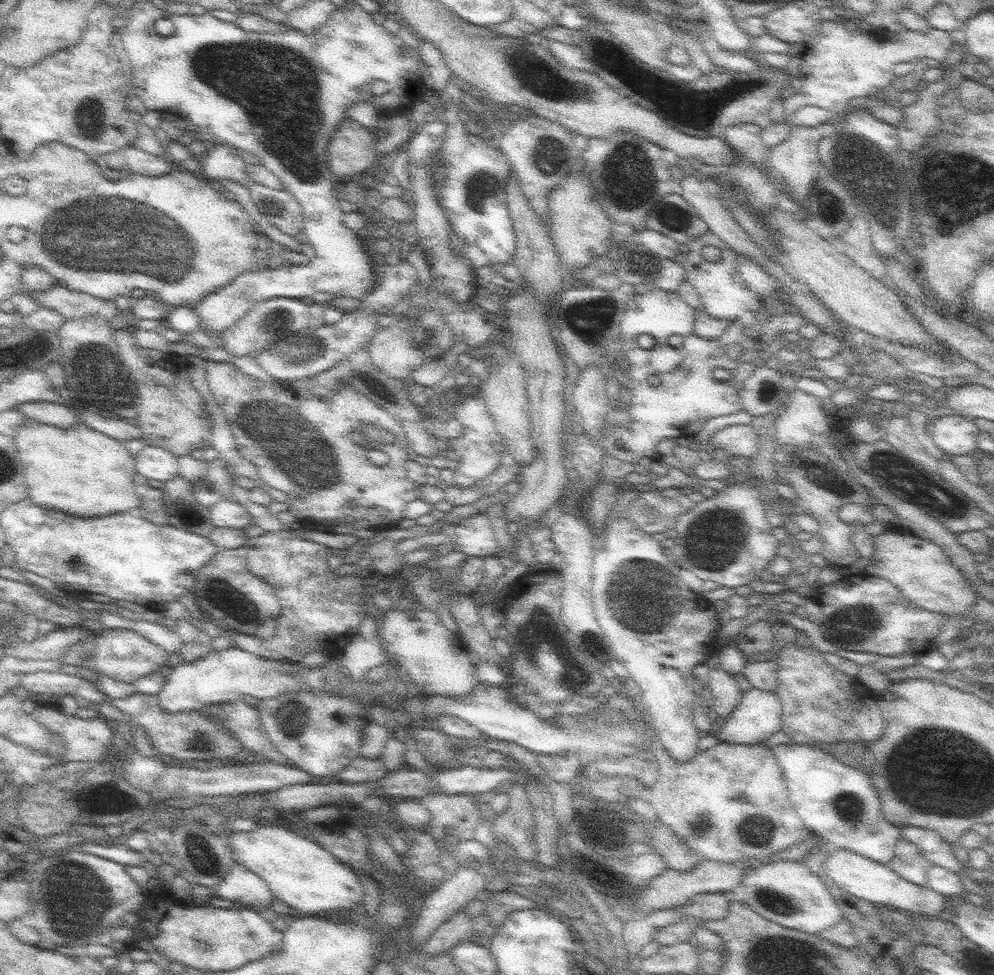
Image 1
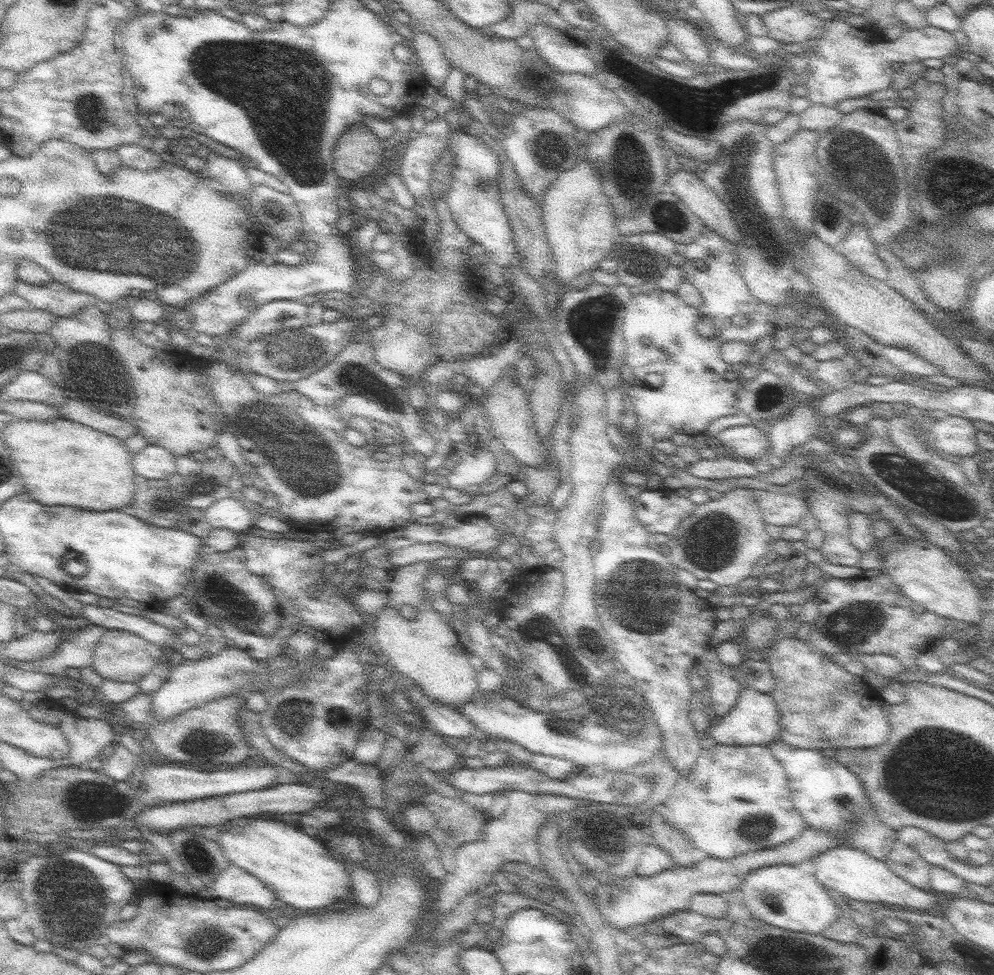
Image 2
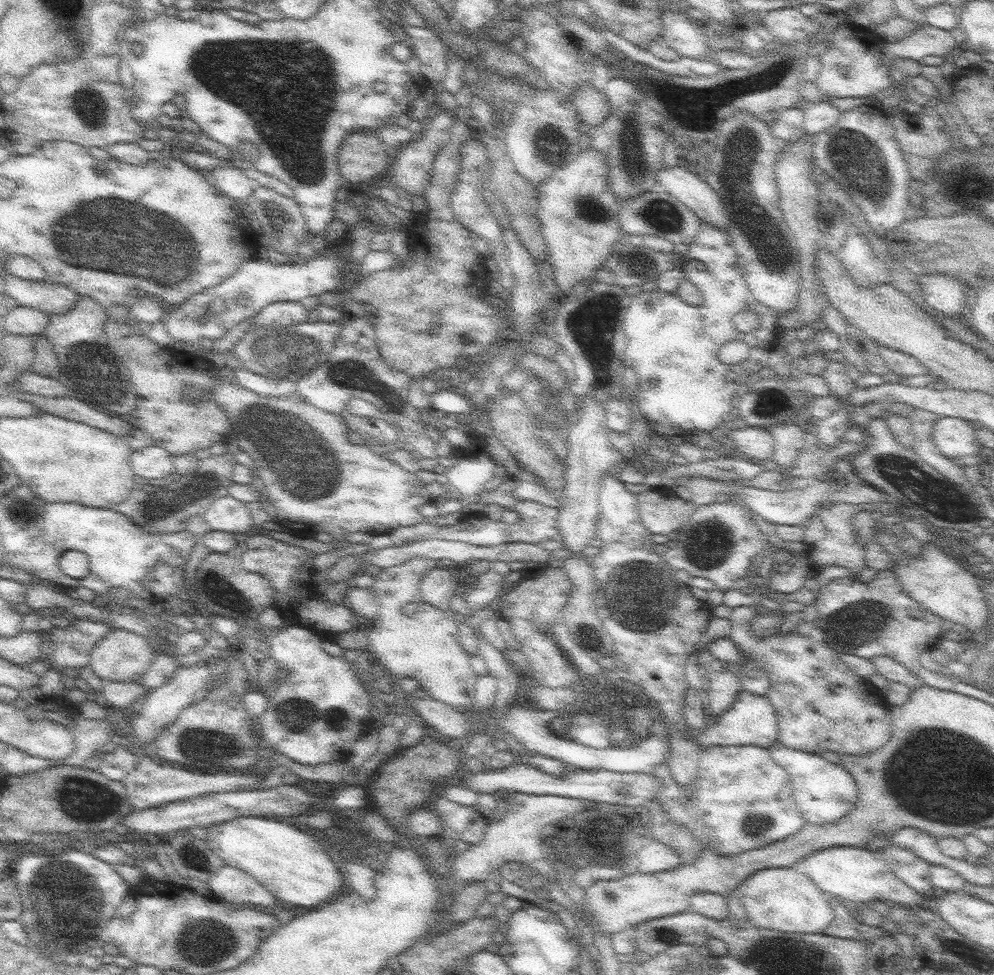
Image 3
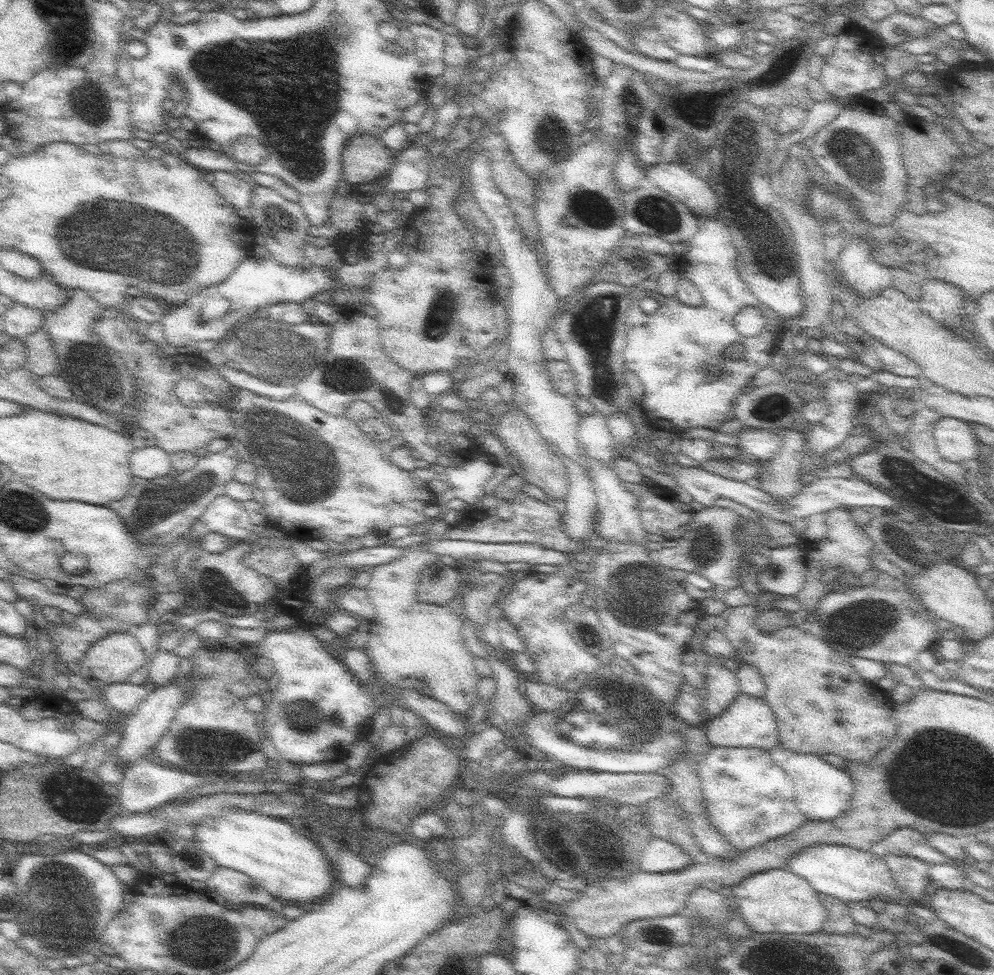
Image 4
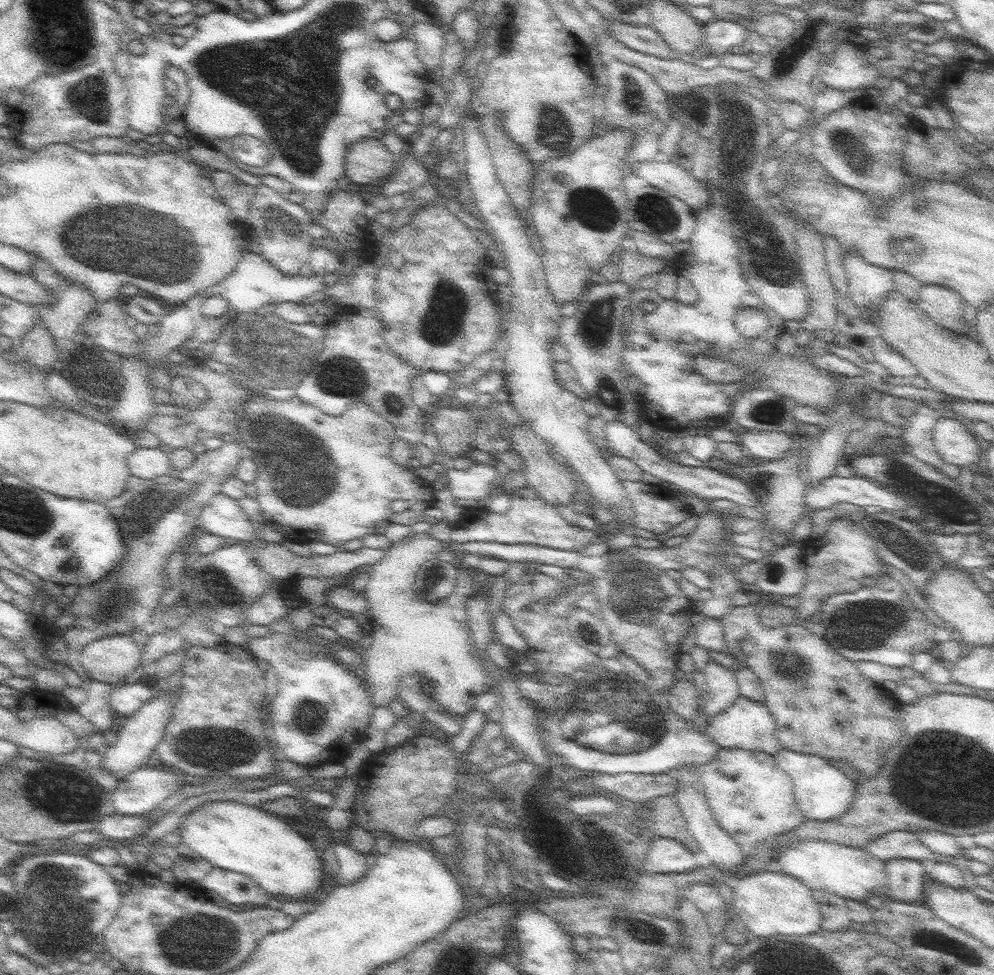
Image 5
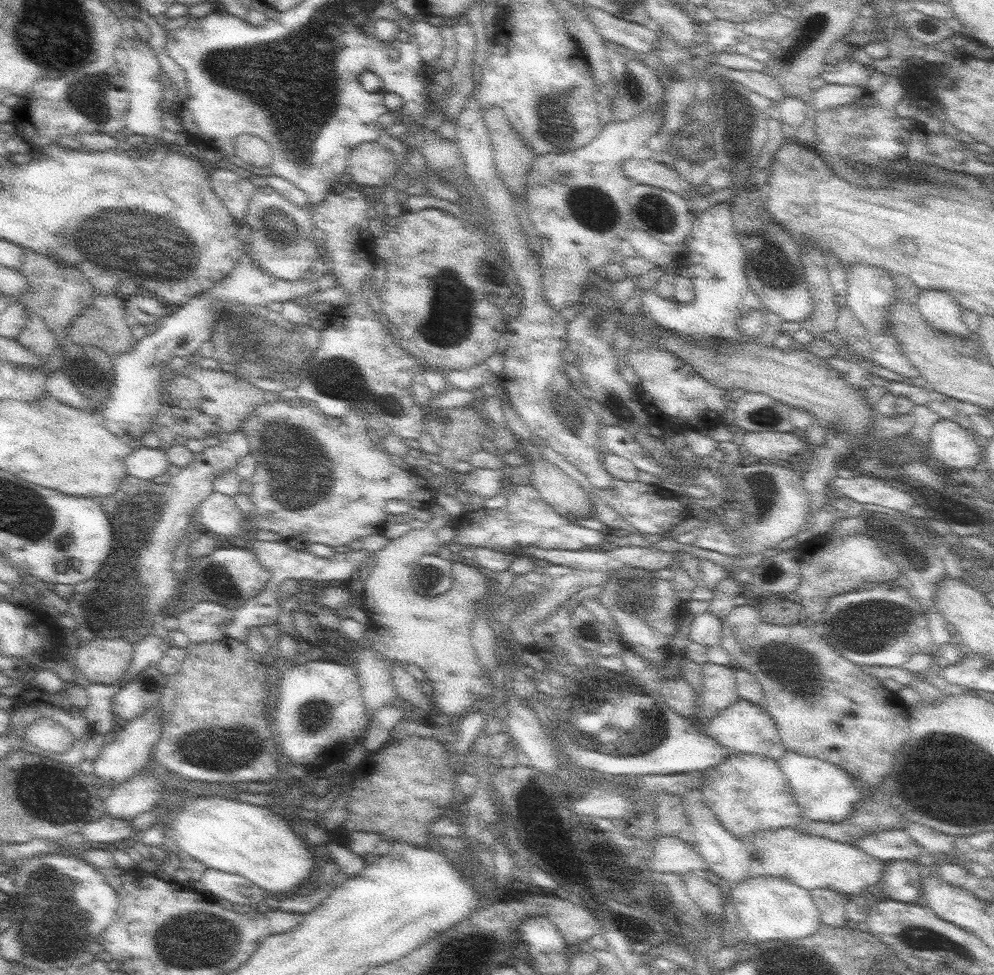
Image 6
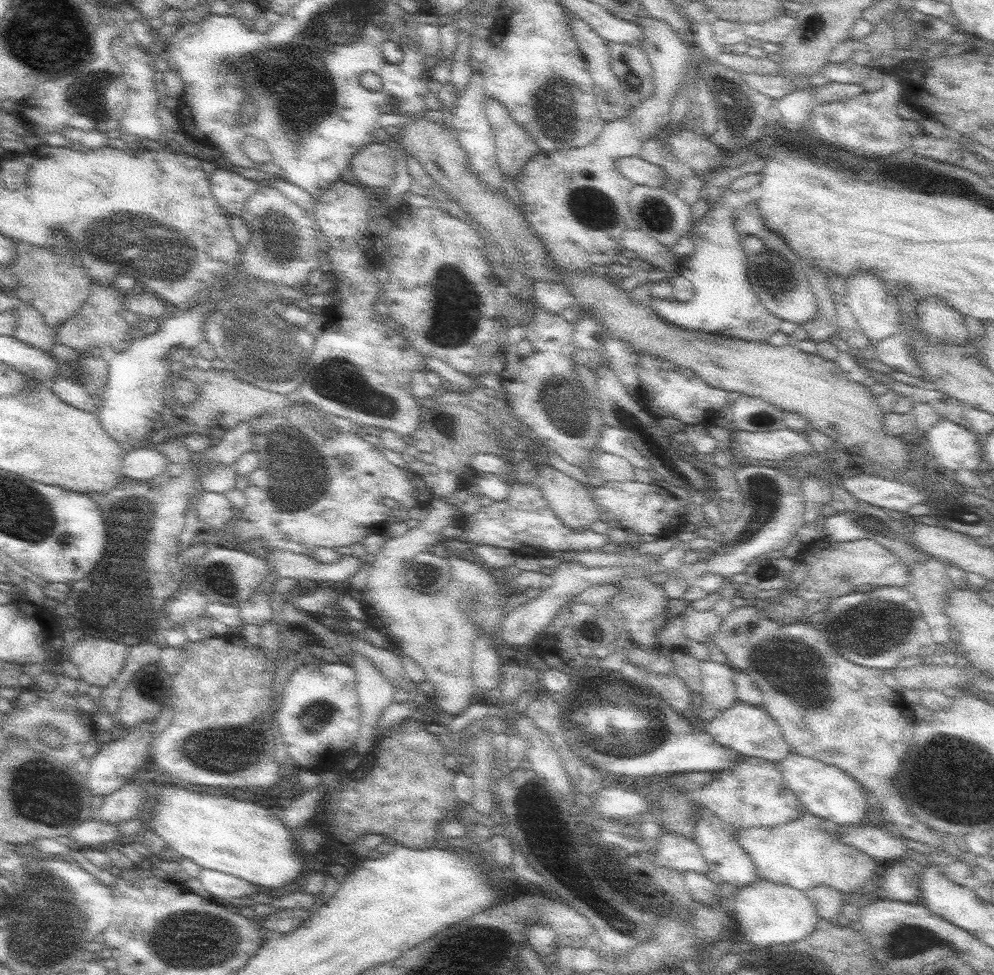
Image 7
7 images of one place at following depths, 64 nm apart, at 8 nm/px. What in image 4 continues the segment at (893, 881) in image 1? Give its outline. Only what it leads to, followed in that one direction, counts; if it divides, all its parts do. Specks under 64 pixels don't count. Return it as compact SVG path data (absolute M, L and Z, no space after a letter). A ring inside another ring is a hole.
M817 844L817 846L805 848L803 852L795 854L793 860L785 868L791 868L795 874L803 876L809 882L809 886L813 890L817 890L819 894L833 896L833 898L839 898L843 902L859 902L859 900L865 900L865 902L871 904L873 900L885 900L885 902L909 902L909 904L913 904L909 898L903 898L903 892L893 882L893 876L891 876L889 868L887 868L885 858L879 858L871 850L863 852L863 850L849 848L849 846L841 846L841 844L829 844L829 846L827 844Z

